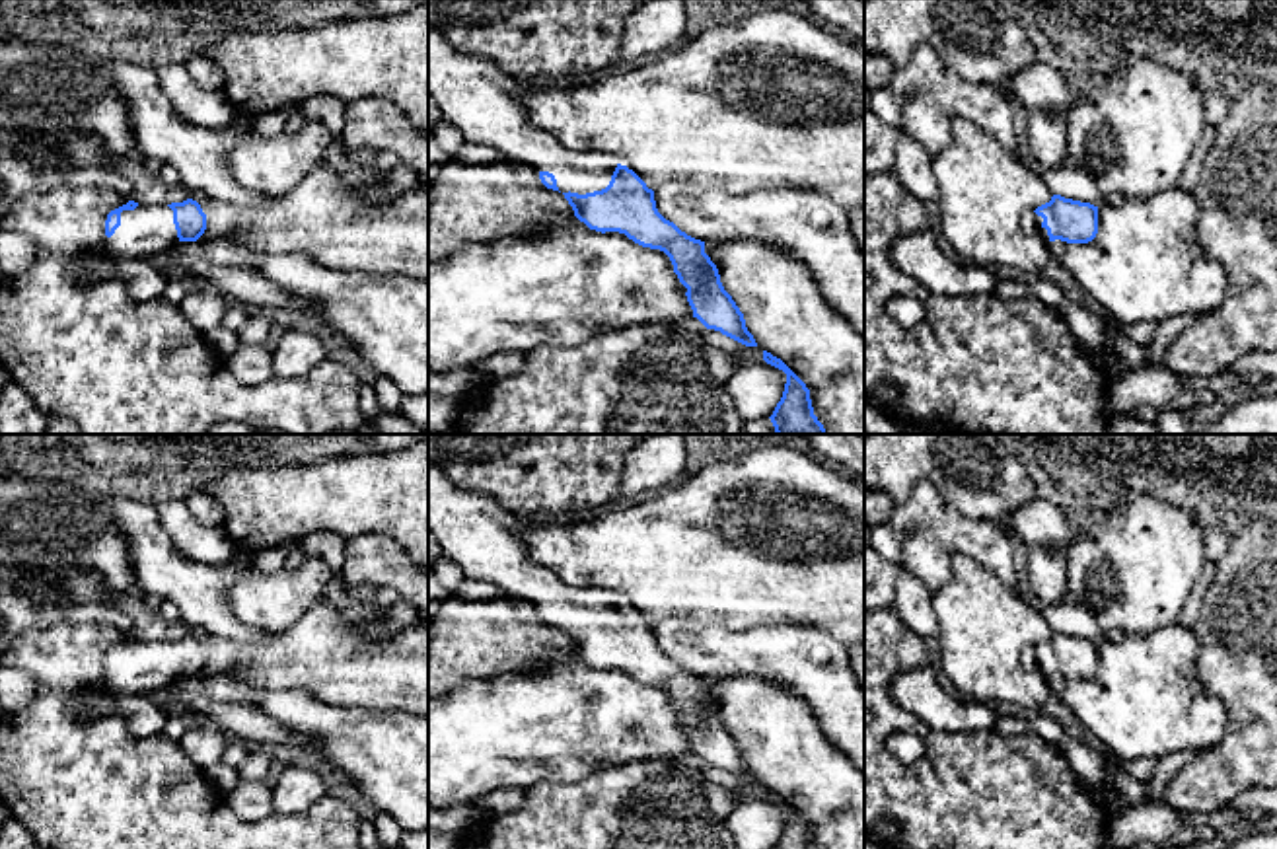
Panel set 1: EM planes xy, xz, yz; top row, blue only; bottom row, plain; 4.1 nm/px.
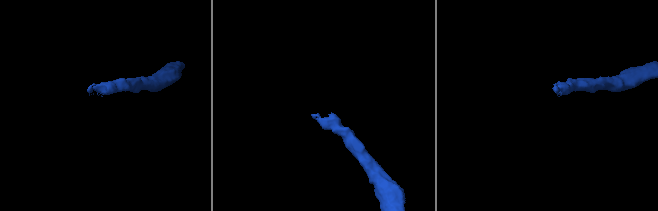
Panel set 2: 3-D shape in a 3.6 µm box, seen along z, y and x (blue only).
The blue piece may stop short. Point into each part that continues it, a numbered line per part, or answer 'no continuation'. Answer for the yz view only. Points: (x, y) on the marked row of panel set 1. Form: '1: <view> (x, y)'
1: yz (1032, 221)

